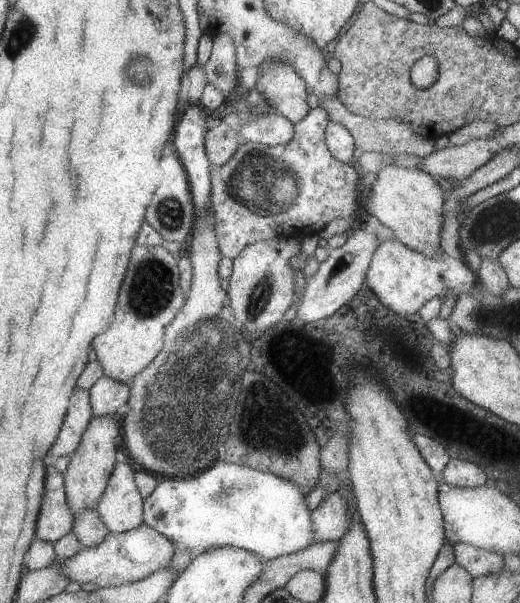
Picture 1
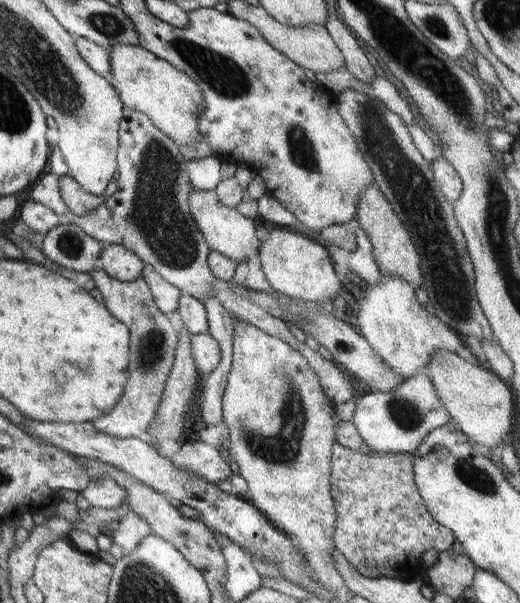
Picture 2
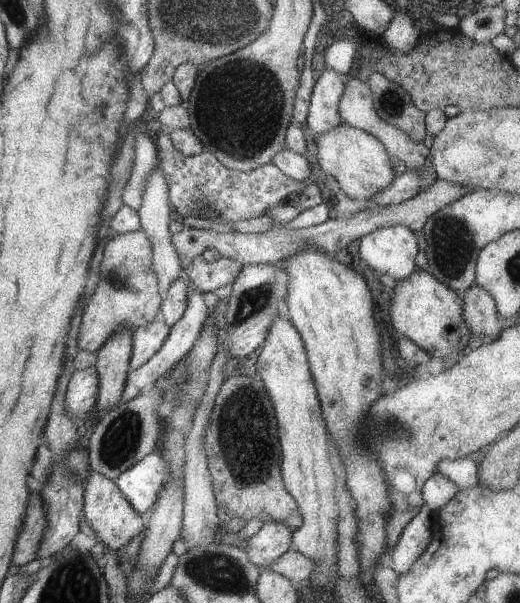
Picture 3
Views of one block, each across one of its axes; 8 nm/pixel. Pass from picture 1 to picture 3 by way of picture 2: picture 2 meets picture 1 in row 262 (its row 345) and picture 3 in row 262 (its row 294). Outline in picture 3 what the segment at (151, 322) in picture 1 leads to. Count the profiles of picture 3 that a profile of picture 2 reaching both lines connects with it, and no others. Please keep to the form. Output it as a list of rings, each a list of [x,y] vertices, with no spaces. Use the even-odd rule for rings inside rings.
[[[141,228],[116,233],[100,245],[93,280],[83,296],[83,314],[77,335],[79,349],[95,353],[118,327],[134,331],[154,320],[162,298],[151,265],[152,246]]]

